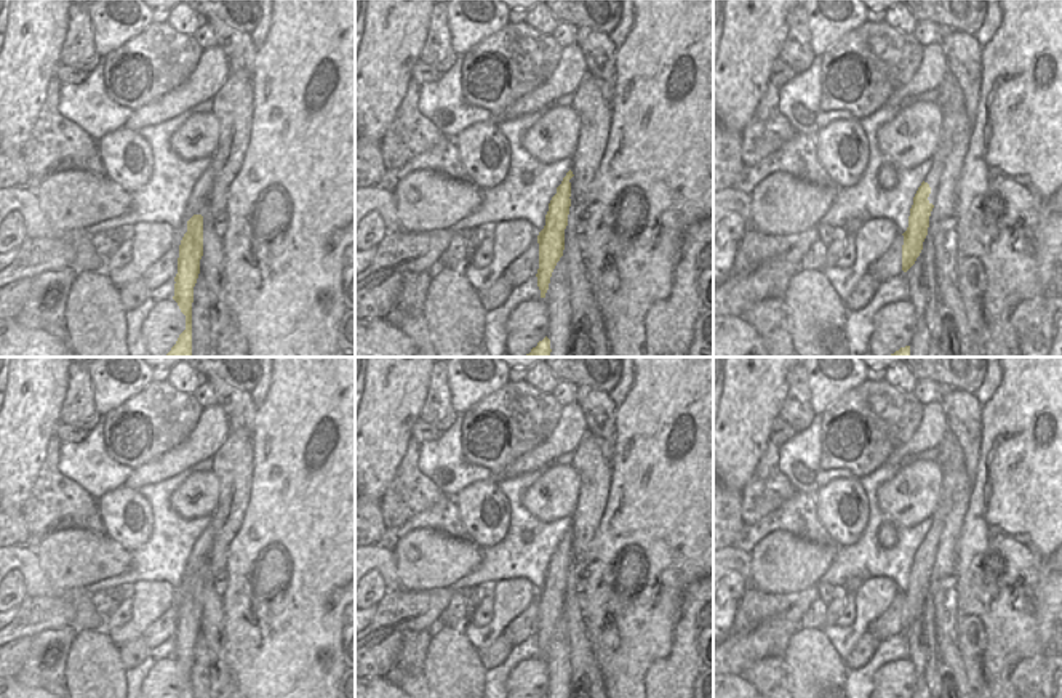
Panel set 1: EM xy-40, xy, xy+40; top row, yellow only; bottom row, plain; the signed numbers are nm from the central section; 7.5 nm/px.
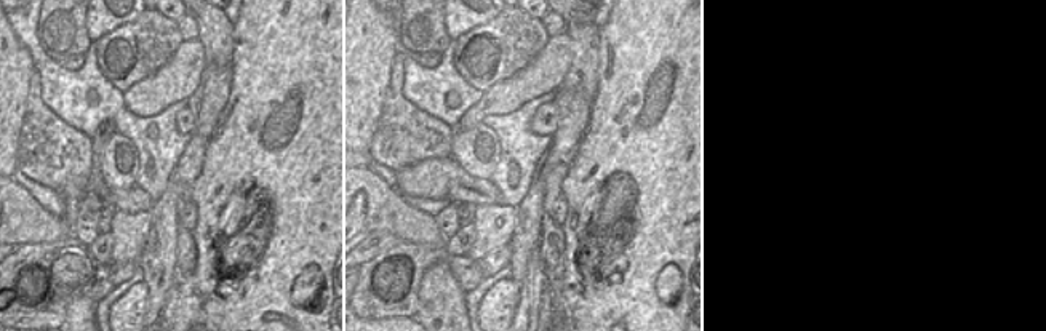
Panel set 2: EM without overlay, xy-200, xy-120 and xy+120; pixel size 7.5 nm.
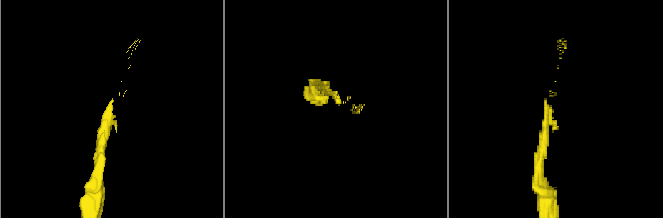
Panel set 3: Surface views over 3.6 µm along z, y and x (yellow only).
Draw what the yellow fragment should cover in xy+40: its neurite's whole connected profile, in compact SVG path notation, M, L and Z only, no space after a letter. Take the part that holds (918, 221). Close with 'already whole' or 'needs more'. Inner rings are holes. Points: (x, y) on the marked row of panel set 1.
M921 183L918 187L913 205L910 208L908 216L908 227L902 234L904 235L904 245L902 245L902 271L907 272L920 256L923 250L923 242L928 235L929 227L929 216L934 208L934 205L928 200L931 194L931 187L928 183Z | already whole

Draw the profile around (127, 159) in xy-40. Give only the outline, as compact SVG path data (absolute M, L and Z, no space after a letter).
M123 128L104 134L98 141L104 174L125 192L134 194L152 174L152 149L139 134Z

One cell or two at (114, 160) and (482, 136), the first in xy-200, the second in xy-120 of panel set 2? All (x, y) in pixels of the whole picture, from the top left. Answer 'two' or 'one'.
one

